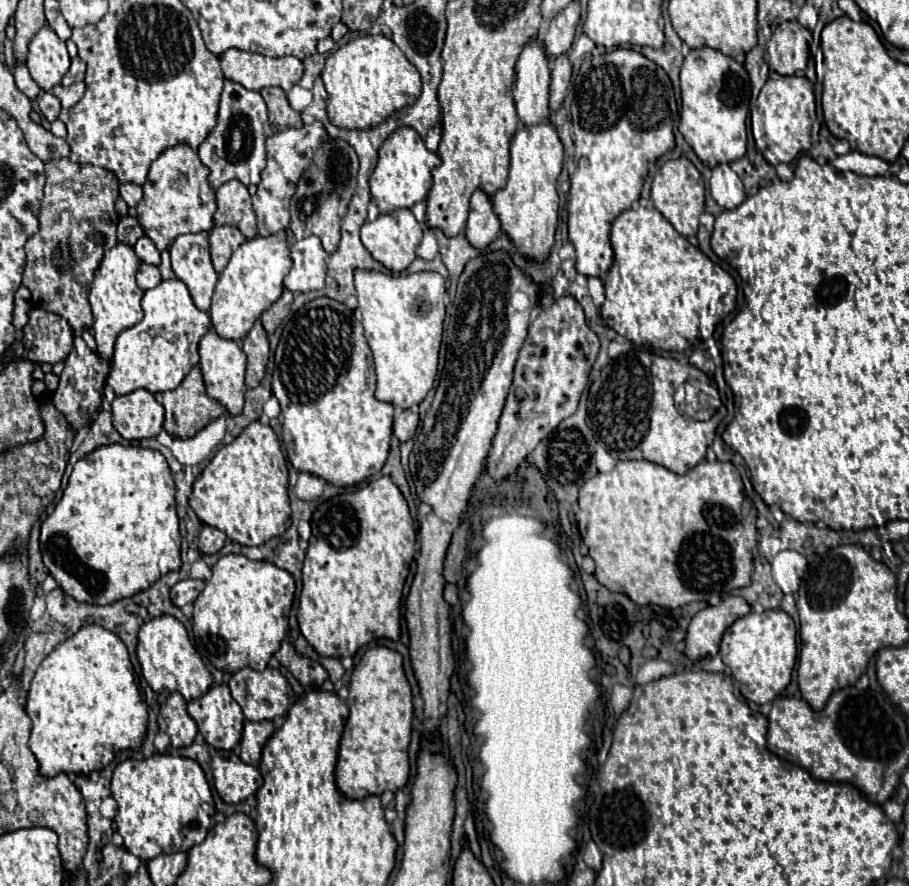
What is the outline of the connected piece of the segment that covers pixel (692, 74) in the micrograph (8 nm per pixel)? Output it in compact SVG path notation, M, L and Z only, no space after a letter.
M691 50L681 66L681 122L679 132L693 148L699 160L713 168L721 162L735 162L747 150L747 114L749 114L749 76L747 70L719 50Z

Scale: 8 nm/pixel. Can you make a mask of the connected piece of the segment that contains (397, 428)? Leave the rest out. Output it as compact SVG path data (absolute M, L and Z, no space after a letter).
M395 410L395 424L393 424L393 436L399 438L401 444L413 438L415 430L419 426L419 414L417 410Z

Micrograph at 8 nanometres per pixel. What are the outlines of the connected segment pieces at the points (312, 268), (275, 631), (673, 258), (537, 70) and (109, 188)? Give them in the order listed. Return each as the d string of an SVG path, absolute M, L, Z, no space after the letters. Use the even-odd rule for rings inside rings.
M317 236L297 240L291 248L291 270L285 276L285 288L293 294L313 292L325 286L327 257Z
M243 554L221 556L211 568L213 576L193 602L193 636L197 652L217 670L237 672L245 666L265 670L287 634L295 580L271 562L255 562Z
M629 208L611 226L615 262L603 286L603 322L637 346L683 352L713 337L716 326L736 308L733 278L691 246L655 208Z
M539 40L525 46L515 66L513 100L525 126L537 126L549 118L549 62Z
M69 158L45 162L45 198L39 210L39 232L25 244L27 264L23 286L31 292L35 308L49 310L65 318L75 334L93 326L89 306L89 284L101 258L117 244L115 200L119 196L119 180L113 172L93 166L75 164Z

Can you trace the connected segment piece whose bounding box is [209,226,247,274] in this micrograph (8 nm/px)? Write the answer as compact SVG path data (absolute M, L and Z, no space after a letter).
M215 226L209 232L211 260L213 260L217 274L221 274L221 270L227 266L233 252L245 242L247 242L247 238L235 226Z

